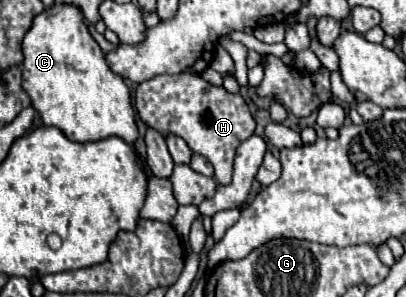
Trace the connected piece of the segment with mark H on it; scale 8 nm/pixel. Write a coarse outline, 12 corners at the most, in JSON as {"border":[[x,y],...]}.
{"border":[[198,74],[136,88],[136,110],[164,138],[206,156],[232,182],[256,120],[242,98]]}

